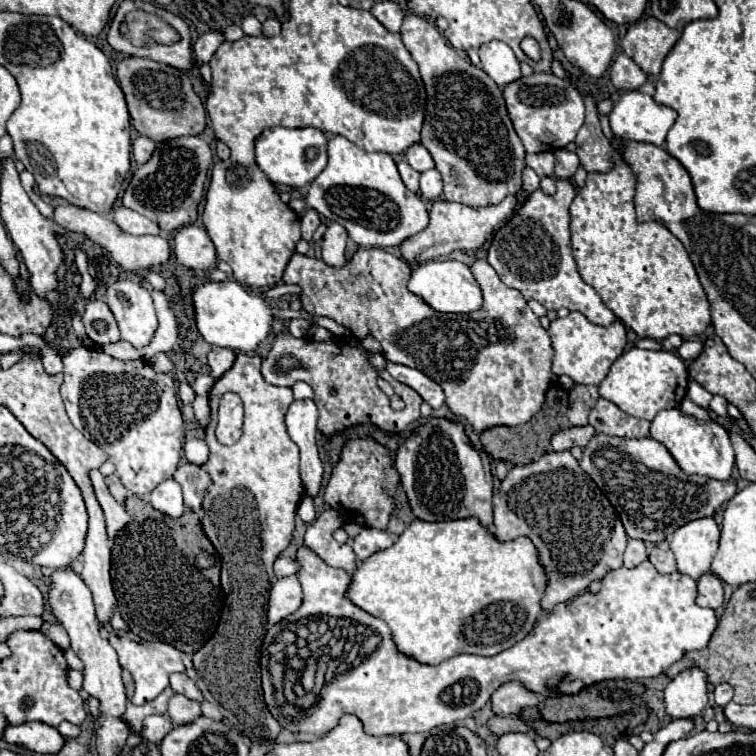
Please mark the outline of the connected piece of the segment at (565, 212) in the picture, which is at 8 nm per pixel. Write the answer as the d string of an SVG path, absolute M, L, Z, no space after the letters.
M555 179L555 187L557 191L553 195L547 195L543 189L527 195L515 215L493 235L487 263L497 271L507 287L521 291L525 299L535 299L545 309L553 311L567 307L569 311L583 313L593 323L609 325L615 321L615 315L605 307L597 291L581 279L571 253L569 203L575 197L575 185L571 179Z

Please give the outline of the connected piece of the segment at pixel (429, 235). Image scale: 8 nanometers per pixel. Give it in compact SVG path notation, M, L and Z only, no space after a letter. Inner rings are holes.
M513 195L505 197L497 205L487 205L487 207L469 207L469 205L437 199L437 201L433 201L433 207L429 211L427 229L405 239L399 245L401 255L411 265L411 269L417 269L419 265L427 263L429 259L443 257L453 251L475 251L513 215L515 207L517 207L517 199Z

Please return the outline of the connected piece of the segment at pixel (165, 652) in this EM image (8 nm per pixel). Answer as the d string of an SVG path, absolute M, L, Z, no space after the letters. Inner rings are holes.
M103 623L101 627L105 627L109 631L109 643L113 645L113 649L117 651L119 655L119 663L123 669L127 669L133 679L135 679L135 695L133 695L133 703L141 705L141 703L147 703L149 699L155 699L161 691L163 691L163 679L169 675L169 673L175 673L175 671L185 671L185 665L181 661L181 651L175 649L173 645L169 643L163 643L163 641L143 641L139 639L137 635L133 633L121 633L121 631L115 631L111 627L111 623Z

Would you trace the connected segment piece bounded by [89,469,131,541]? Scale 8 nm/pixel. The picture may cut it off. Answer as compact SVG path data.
M93 469L89 475L91 475L91 483L93 483L93 487L95 487L97 501L99 501L101 509L103 509L103 513L105 513L107 535L109 535L109 539L113 541L113 539L117 537L117 533L131 521L131 517L127 515L125 507L119 505L119 503L113 499L113 495L109 495L109 489L107 489L107 485L105 485L103 475L101 475L97 469Z

